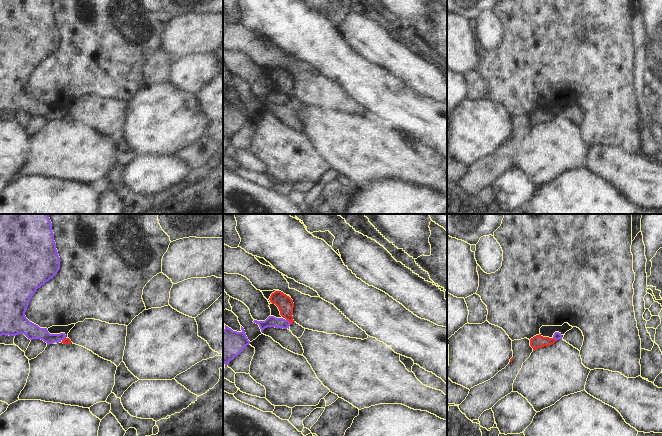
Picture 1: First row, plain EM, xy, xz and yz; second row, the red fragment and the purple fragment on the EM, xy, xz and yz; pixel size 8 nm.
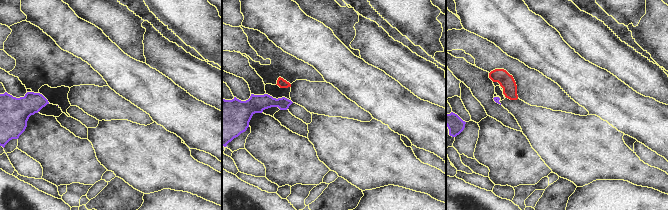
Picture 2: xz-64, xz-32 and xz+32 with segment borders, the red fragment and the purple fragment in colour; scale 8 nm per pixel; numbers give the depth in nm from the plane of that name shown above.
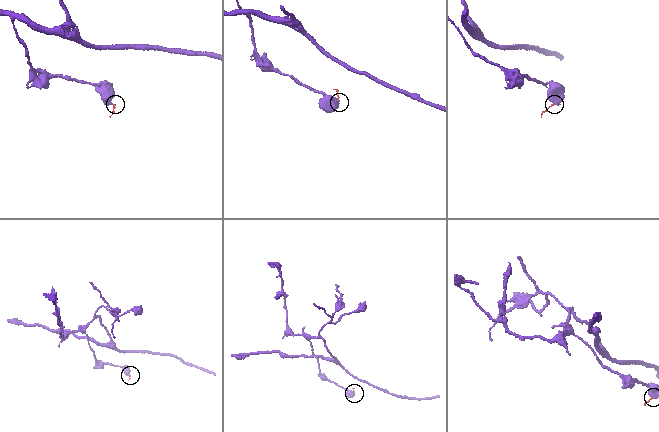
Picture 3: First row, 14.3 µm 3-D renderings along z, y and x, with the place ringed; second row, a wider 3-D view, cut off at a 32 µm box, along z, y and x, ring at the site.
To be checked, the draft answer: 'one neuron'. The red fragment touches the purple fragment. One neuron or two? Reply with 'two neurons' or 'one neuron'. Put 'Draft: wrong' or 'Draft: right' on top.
Draft: wrong
two neurons

